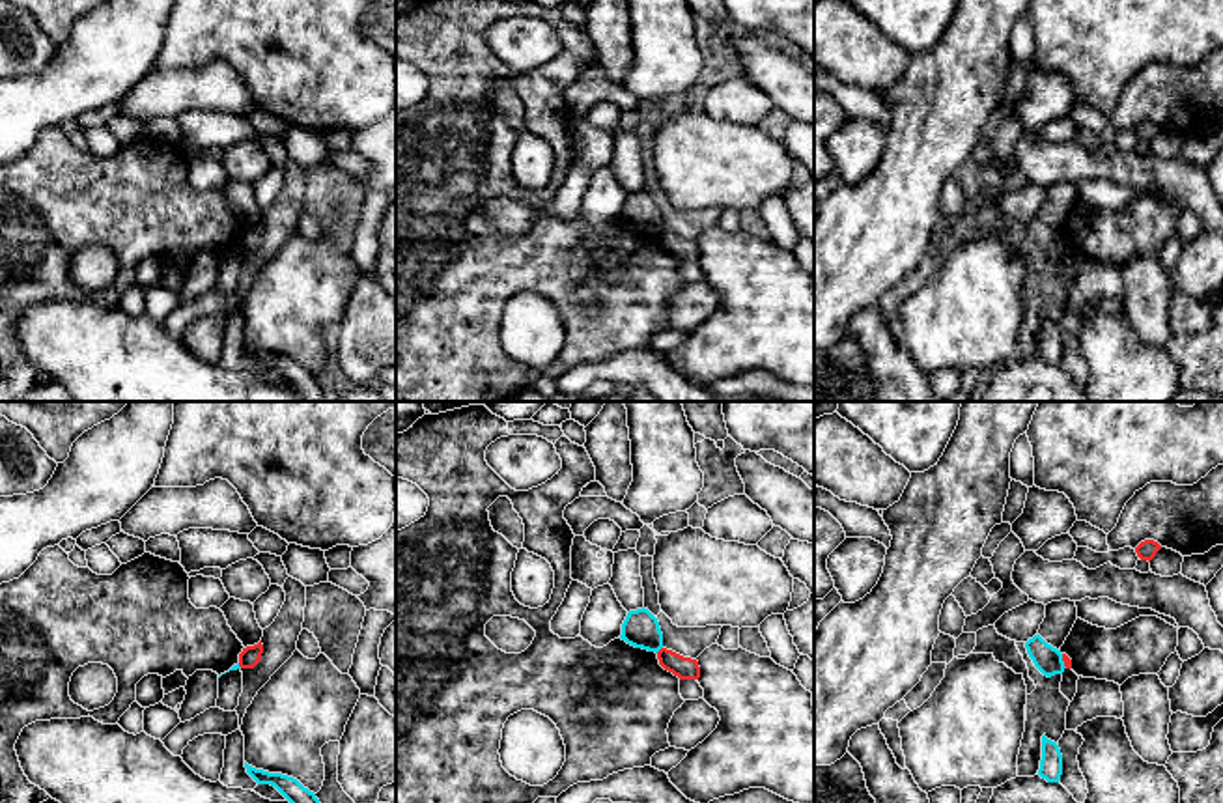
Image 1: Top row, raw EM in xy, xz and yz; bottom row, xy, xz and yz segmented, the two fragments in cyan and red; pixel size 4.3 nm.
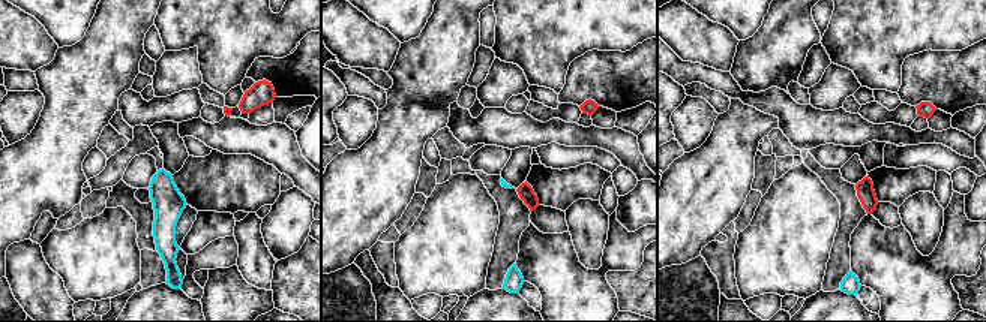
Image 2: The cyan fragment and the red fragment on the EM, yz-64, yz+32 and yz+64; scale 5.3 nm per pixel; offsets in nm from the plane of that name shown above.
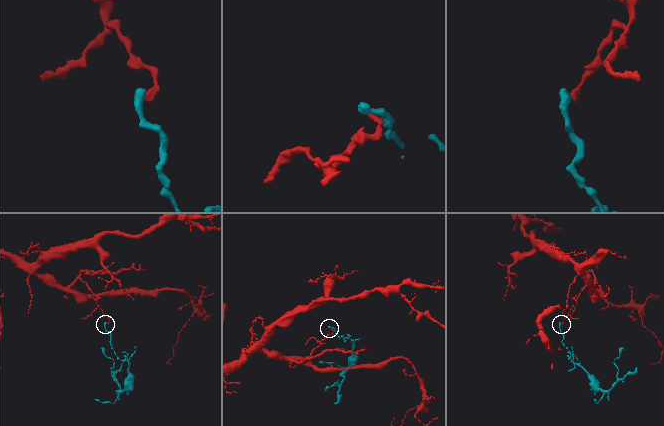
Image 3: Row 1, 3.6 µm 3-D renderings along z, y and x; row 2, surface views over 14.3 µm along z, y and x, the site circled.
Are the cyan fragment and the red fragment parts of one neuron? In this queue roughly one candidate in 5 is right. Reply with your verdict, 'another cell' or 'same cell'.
another cell

